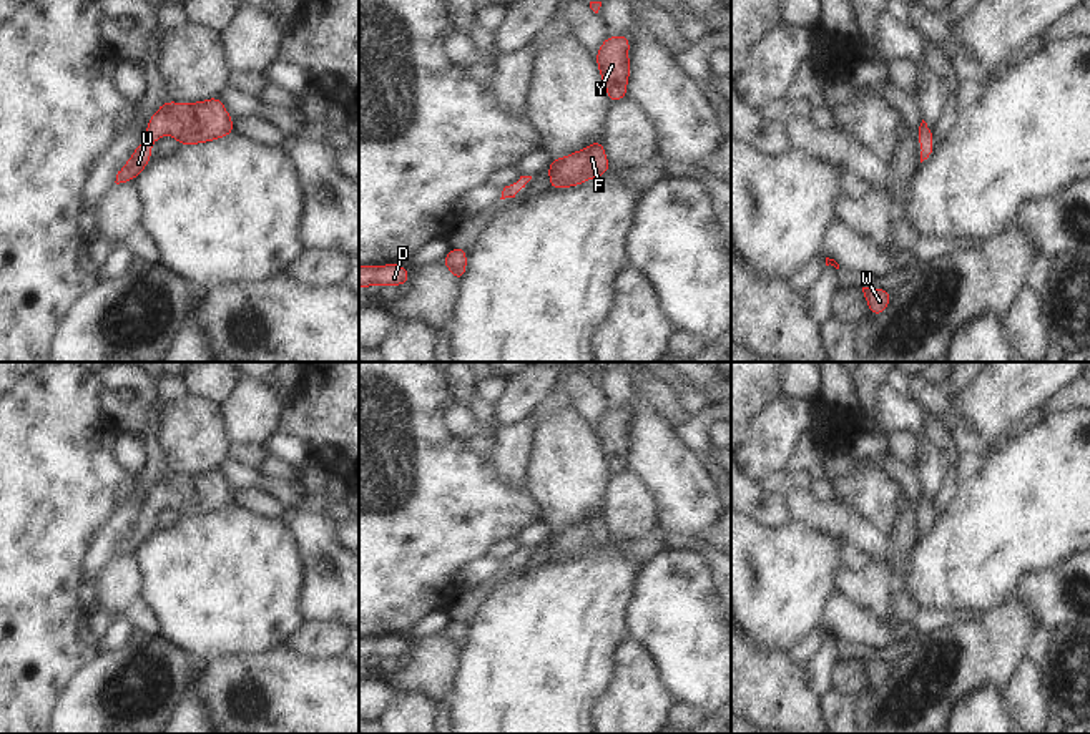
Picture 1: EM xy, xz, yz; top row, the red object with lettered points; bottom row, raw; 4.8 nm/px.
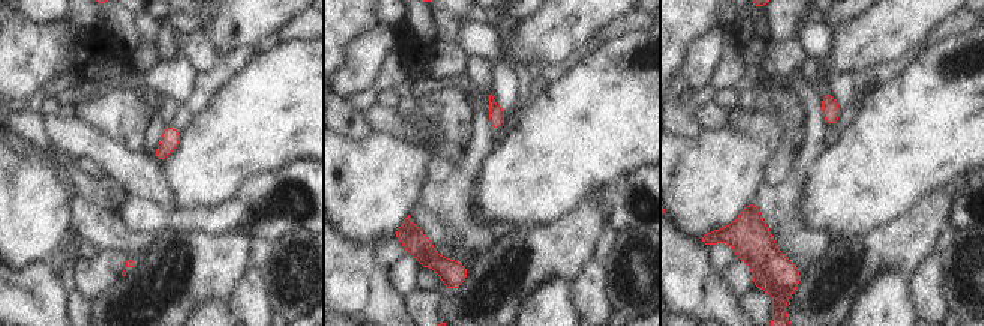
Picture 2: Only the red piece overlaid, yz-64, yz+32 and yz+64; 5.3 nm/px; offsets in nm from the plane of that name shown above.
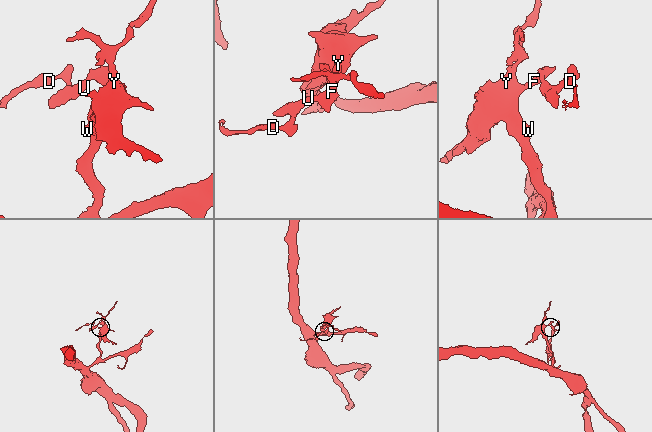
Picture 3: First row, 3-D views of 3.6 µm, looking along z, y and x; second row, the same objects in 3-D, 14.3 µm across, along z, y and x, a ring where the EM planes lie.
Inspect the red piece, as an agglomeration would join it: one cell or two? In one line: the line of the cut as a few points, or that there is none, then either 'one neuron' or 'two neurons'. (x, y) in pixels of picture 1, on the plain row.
no cut; one neuron

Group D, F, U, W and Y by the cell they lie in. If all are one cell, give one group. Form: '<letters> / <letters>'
D F U W Y

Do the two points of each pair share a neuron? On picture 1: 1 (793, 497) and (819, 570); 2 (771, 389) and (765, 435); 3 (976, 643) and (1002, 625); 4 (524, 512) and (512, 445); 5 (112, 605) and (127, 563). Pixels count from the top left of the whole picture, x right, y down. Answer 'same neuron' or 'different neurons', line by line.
1: different neurons
2: different neurons
3: same neuron
4: different neurons
5: same neuron

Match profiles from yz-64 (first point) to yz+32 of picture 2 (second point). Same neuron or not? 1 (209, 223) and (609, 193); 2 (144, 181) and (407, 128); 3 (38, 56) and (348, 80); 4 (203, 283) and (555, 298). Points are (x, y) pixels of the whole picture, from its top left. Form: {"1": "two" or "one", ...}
{"1": "one", "2": "one", "3": "one", "4": "two"}

